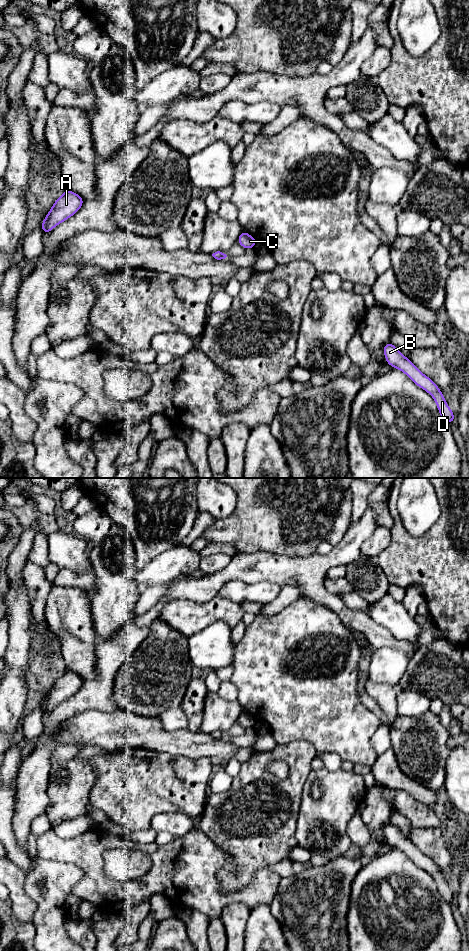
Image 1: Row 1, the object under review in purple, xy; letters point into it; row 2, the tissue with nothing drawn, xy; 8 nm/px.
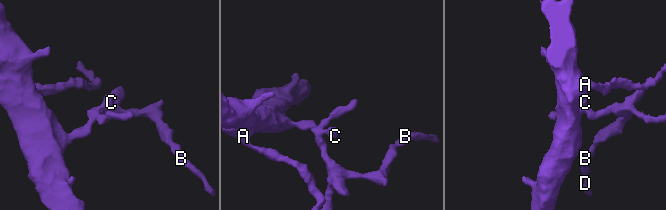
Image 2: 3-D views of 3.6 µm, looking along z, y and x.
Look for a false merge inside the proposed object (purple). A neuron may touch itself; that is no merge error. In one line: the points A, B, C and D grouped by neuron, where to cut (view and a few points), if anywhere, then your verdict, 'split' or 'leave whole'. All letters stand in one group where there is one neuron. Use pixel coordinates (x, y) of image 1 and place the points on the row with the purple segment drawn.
groups A B C D; cut none; leave whole

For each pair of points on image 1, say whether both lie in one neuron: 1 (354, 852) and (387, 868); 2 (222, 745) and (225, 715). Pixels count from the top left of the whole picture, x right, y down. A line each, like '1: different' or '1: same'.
1: different
2: different

